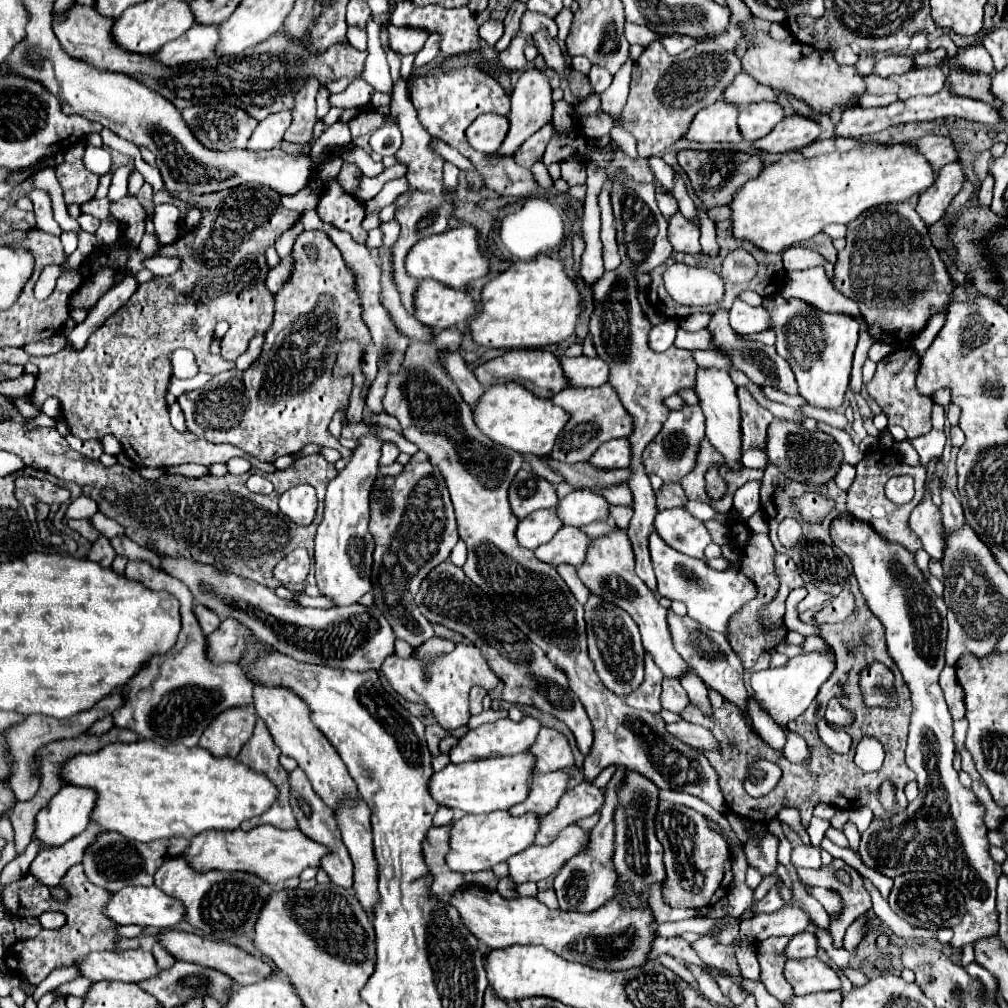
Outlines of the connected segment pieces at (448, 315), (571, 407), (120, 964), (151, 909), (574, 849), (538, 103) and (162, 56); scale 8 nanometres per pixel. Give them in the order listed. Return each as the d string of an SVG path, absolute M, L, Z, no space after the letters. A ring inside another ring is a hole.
M421 280L415 292L415 318L433 330L465 324L475 312L477 304L465 290L445 288L437 280Z
M609 382L597 388L569 386L559 394L555 394L551 400L553 404L565 408L571 414L567 426L561 430L561 436L557 436L555 448L551 452L551 458L559 462L575 464L581 460L589 460L601 444L613 438L627 438L629 434L633 434L633 422L631 422L633 418L623 410L619 396L617 392L613 392L613 388L609 388Z
M121 950L121 952L93 952L79 964L83 976L91 980L121 980L141 982L157 976L159 966L147 950Z
M145 886L115 892L105 914L117 924L173 928L185 918L185 908L173 896L165 896L157 886Z
M577 824L567 826L559 832L559 836L547 844L547 846L529 846L525 852L511 856L507 860L509 864L509 876L521 884L521 882L539 882L553 874L557 874L565 862L569 862L573 856L577 856L589 838L589 830L583 830Z
M531 66L519 74L519 80L511 94L511 112L509 112L509 134L497 154L513 154L533 132L537 132L541 126L545 126L551 120L553 114L553 100L551 100L551 84L545 72L537 66Z
M195 24L193 28L189 28L183 36L179 36L177 40L165 44L161 50L155 52L155 58L167 66L177 66L177 64L183 64L183 62L197 62L197 60L205 60L205 58L211 58L215 56L213 48L217 48L217 28L215 24Z

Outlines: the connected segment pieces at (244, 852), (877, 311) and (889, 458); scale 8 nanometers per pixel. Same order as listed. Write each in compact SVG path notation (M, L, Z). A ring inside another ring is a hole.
M257 826L249 832L243 832L239 828L235 832L203 832L201 836L195 836L189 848L183 852L183 856L195 870L243 870L257 874L273 886L285 882L287 878L299 876L305 868L319 868L325 854L329 854L329 850L323 844L309 840L309 836L305 836L299 828L281 830L275 826Z
M913 196L909 202L903 204L885 204L871 208L863 212L853 224L847 226L847 246L843 252L839 252L839 258L835 262L835 282L833 286L847 298L863 304L861 316L869 326L869 334L885 344L899 344L907 342L913 336L917 336L927 322L935 316L947 310L947 306L957 300L953 296L953 282L951 276L941 262L937 248L933 248L933 242L929 240L929 230L925 222L915 212L917 196Z
M877 448L875 452L869 452L859 464L857 464L857 476L855 476L855 482L851 484L851 488L847 490L847 508L853 516L857 516L859 520L867 520L873 524L873 528L885 536L887 540L893 540L893 542L899 542L903 544L907 550L915 552L917 548L921 548L921 542L919 538L909 530L909 524L907 524L907 518L911 514L911 510L919 504L921 496L923 496L923 482L925 482L925 470L923 468L913 468L913 466L907 466L905 462L899 460L899 456L895 454L895 450L887 450L887 448ZM899 474L911 474L915 478L915 496L911 502L907 504L895 504L891 502L887 496L885 496L885 482L891 478L891 476L899 476Z

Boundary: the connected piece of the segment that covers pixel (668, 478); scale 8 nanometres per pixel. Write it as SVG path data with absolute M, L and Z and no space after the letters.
M685 406L683 410L671 410L669 420L663 424L661 432L653 438L653 442L643 452L643 466L645 472L657 474L665 484L681 482L691 470L697 460L697 448L705 438L705 416L699 406Z

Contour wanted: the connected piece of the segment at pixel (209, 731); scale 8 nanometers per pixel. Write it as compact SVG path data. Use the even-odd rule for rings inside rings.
M253 704L241 708L227 708L221 716L213 718L205 728L199 746L207 748L213 756L237 756L241 746L251 738L257 714Z

